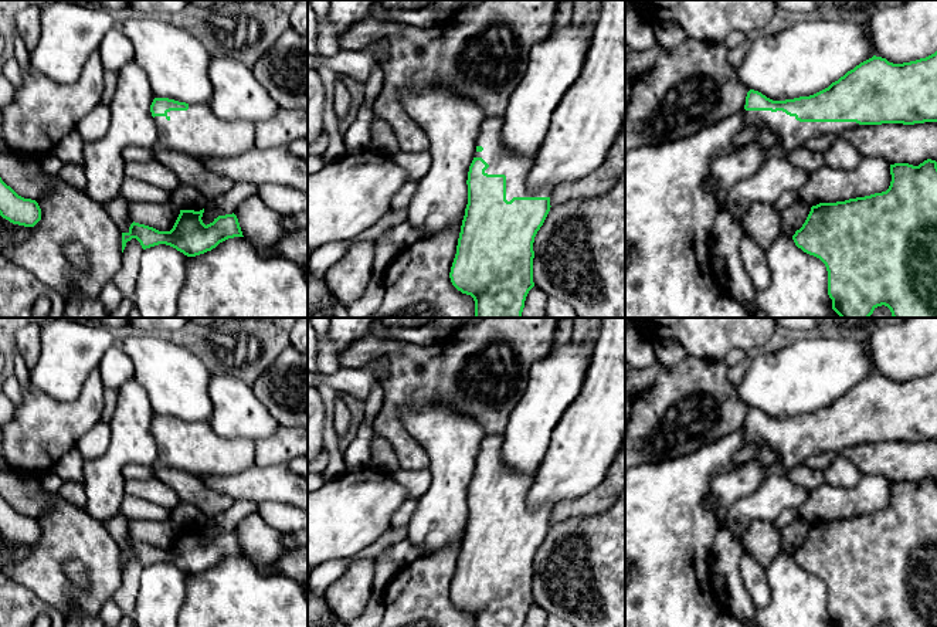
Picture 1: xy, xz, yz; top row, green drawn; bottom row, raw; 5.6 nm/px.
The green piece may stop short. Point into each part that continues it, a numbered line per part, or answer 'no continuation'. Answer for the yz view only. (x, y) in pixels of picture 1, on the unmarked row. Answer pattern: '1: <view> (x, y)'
1: yz (793, 451)

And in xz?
1: xz (501, 478)

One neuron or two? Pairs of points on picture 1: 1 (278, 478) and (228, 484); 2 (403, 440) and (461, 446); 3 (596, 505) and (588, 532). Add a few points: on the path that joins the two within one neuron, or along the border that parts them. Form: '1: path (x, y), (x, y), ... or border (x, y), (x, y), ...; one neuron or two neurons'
1: path (265, 484), (241, 484); one neuron
2: border (401, 412), (403, 427), (425, 453), (428, 467); two neurons
3: border (610, 507), (600, 514), (573, 517), (560, 522); two neurons

